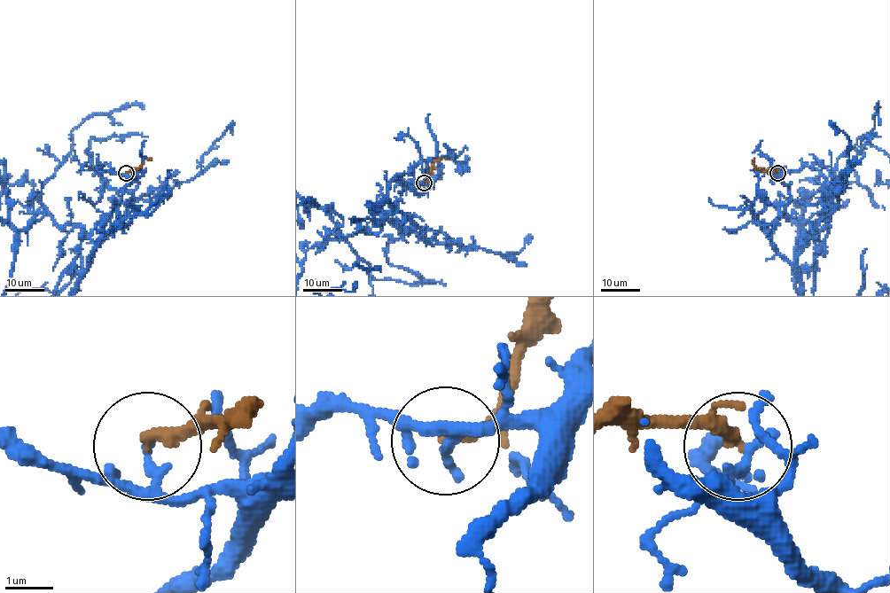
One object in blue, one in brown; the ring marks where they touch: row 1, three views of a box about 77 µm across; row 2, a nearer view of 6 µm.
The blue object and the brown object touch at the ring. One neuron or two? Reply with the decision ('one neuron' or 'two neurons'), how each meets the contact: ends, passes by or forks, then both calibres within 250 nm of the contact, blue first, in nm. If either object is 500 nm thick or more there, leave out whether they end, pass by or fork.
two neurons; blue ends; brown ends; calibres 240 and 260 nm

